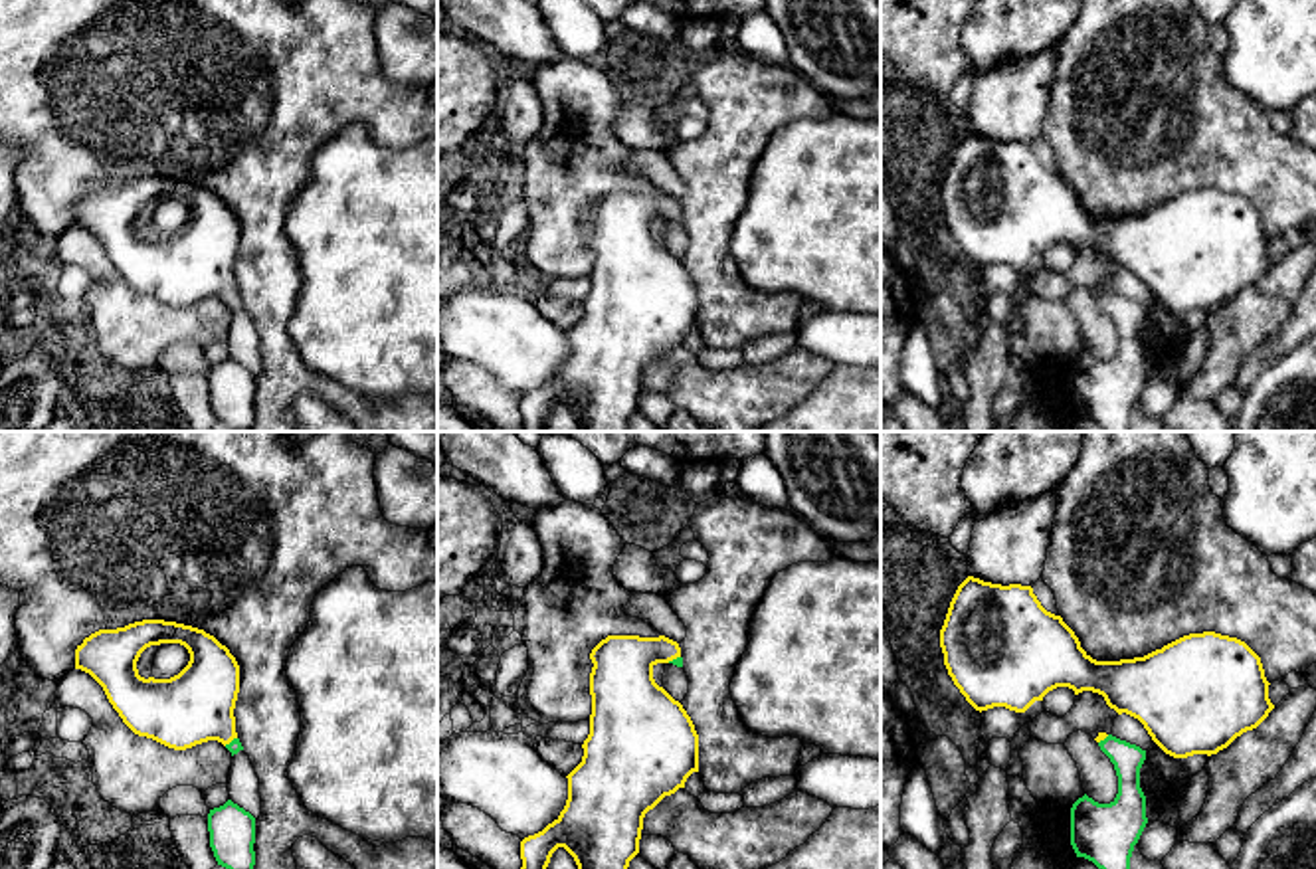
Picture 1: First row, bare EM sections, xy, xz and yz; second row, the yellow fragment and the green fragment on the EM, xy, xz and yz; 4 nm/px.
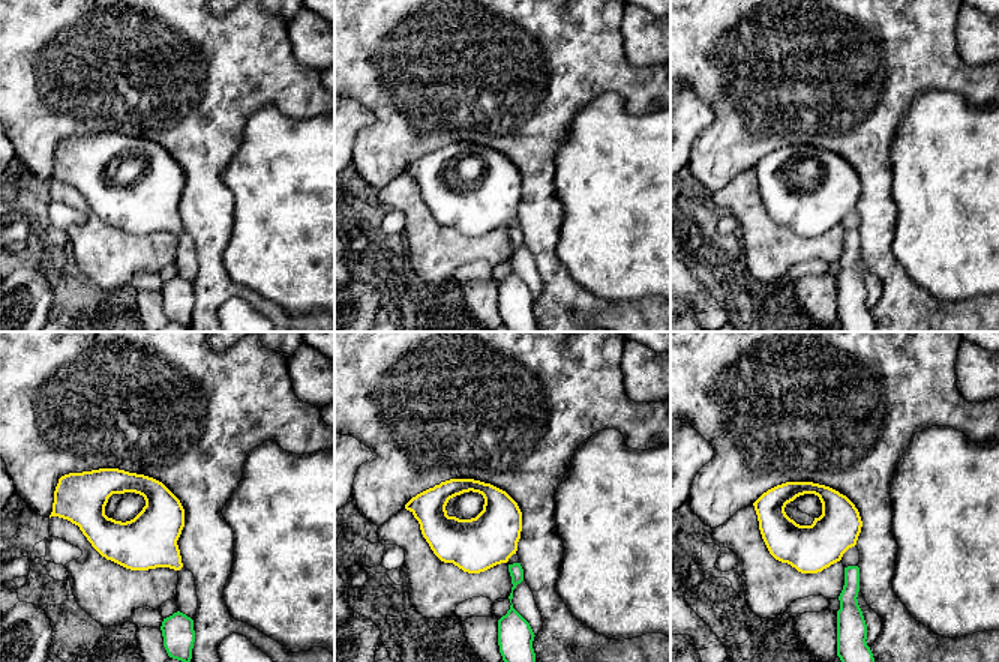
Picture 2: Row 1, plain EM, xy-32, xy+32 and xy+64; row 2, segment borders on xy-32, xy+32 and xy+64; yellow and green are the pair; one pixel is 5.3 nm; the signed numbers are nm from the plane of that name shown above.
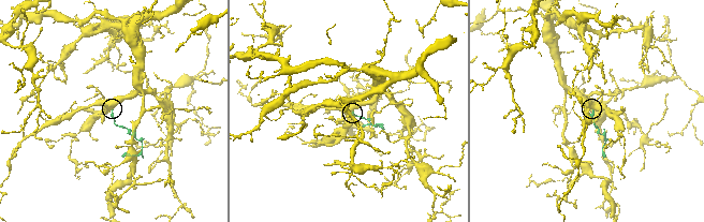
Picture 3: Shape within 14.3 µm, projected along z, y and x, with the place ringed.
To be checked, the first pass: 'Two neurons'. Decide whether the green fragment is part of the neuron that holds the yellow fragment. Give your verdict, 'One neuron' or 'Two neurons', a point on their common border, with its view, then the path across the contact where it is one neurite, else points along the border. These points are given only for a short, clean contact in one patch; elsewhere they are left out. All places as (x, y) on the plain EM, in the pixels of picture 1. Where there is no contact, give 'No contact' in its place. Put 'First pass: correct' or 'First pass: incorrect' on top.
First pass: incorrect
One neuron. Touches yellow at xy (230, 297). Path across: xy (196, 262), (230, 297), (234, 303)

